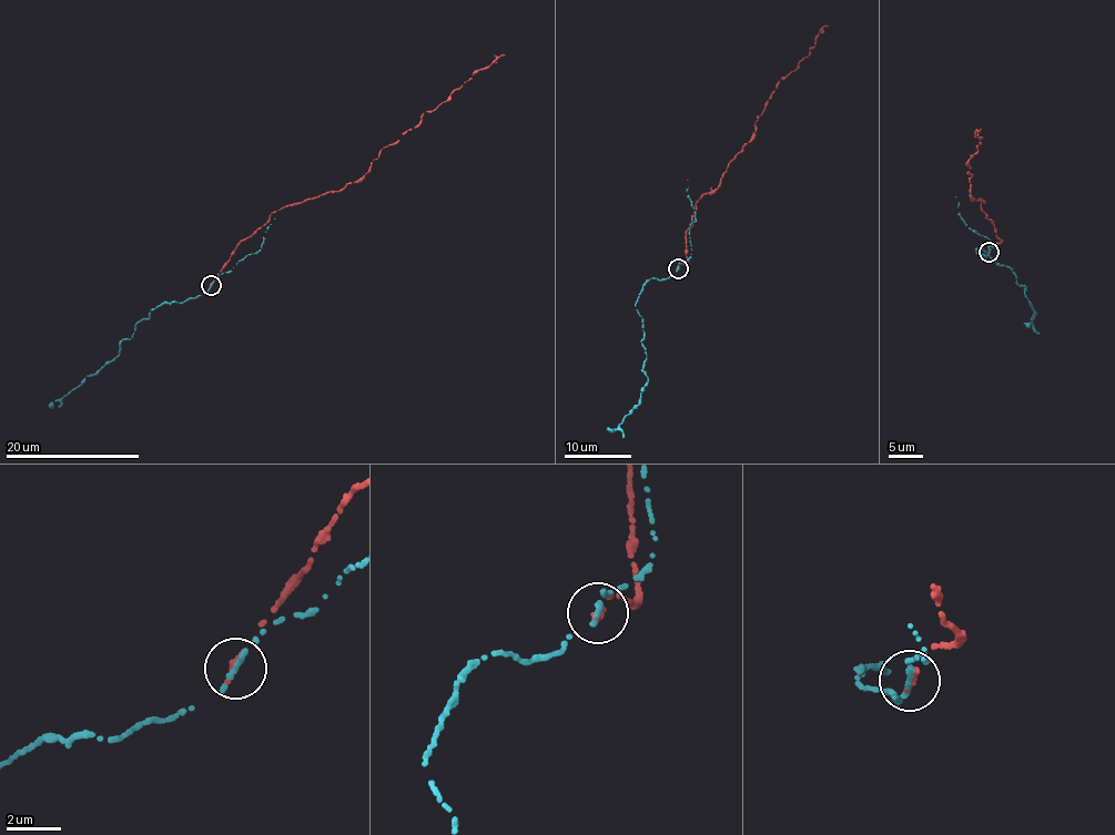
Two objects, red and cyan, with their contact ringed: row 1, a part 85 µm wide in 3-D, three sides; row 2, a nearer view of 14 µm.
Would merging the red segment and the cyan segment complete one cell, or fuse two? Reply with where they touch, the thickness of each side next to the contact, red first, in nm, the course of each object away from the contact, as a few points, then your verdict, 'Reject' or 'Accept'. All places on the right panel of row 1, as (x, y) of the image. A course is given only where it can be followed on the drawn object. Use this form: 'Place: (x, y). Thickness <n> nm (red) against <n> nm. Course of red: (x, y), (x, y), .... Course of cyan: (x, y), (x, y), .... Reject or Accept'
Place: (989, 252). Thickness 240 nm (red) against 280 nm. Course of red: (990, 251), (1001, 240), (981, 209), (981, 199), (985, 203), (972, 201), (967, 172), (977, 132). Course of cyan: (989, 252), (986, 256), (976, 253), (1012, 268), (1025, 287), (1036, 314), (1033, 324), (1024, 322). Reject

